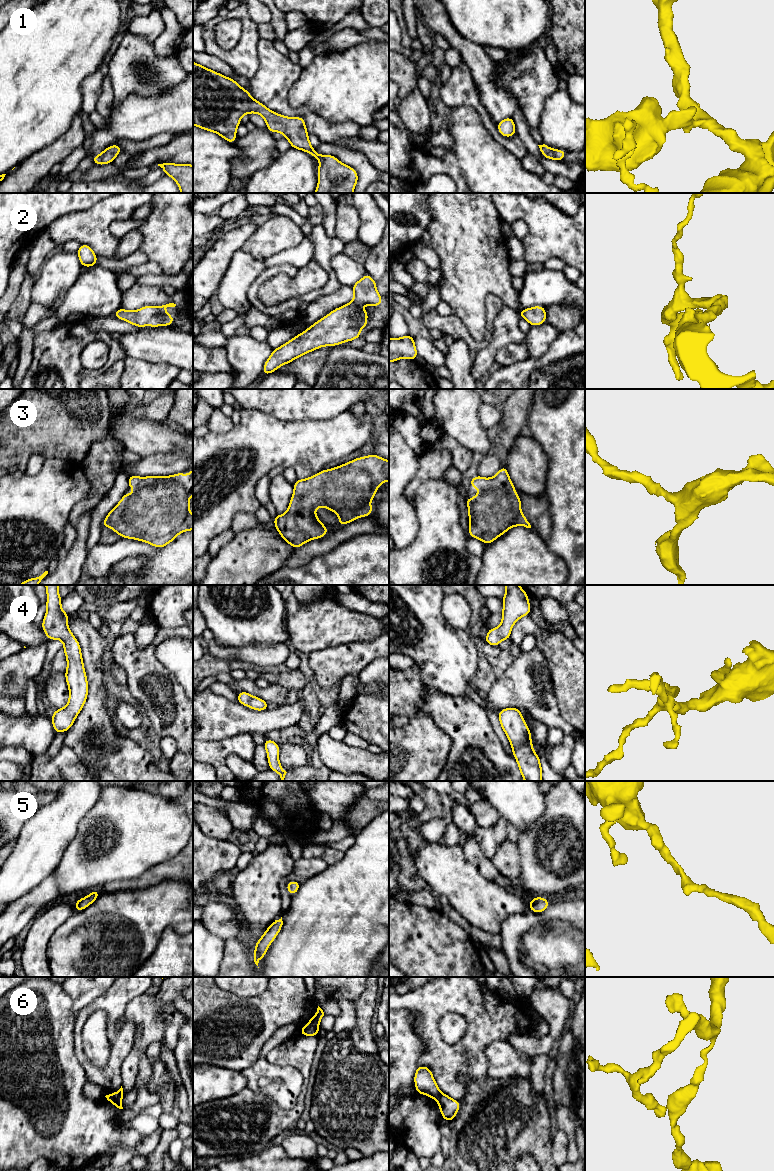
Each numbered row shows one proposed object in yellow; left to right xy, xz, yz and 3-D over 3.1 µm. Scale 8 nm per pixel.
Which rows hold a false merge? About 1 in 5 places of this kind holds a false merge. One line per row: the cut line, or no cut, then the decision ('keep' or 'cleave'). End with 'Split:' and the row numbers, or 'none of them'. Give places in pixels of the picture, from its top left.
1: cut none; keep
2: cut none; keep
3: cut none; keep
4: cut none; keep
5: cut none; keep
6: cut xz (307, 1024), (318, 1027); cleave
Split: 6

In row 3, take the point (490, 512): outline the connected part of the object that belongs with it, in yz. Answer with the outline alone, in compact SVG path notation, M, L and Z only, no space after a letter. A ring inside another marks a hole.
M506 466L492 478L483 478L479 475L470 481L470 487L481 491L472 499L466 496L469 515L469 536L480 539L485 545L503 535L513 526L531 528L530 523L521 512L521 500L508 475Z

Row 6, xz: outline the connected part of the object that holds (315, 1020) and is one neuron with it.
M318 1006L316 1014L309 1020L308 1025L319 1027L319 1023L324 1016L323 1010Z

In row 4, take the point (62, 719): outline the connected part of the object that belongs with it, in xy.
M45 585L47 611L41 624L49 641L59 639L64 643L63 650L68 663L65 678L69 688L69 701L64 708L56 709L51 715L55 734L67 732L71 728L86 702L89 690L80 644L68 628L70 614L61 609L59 586Z

